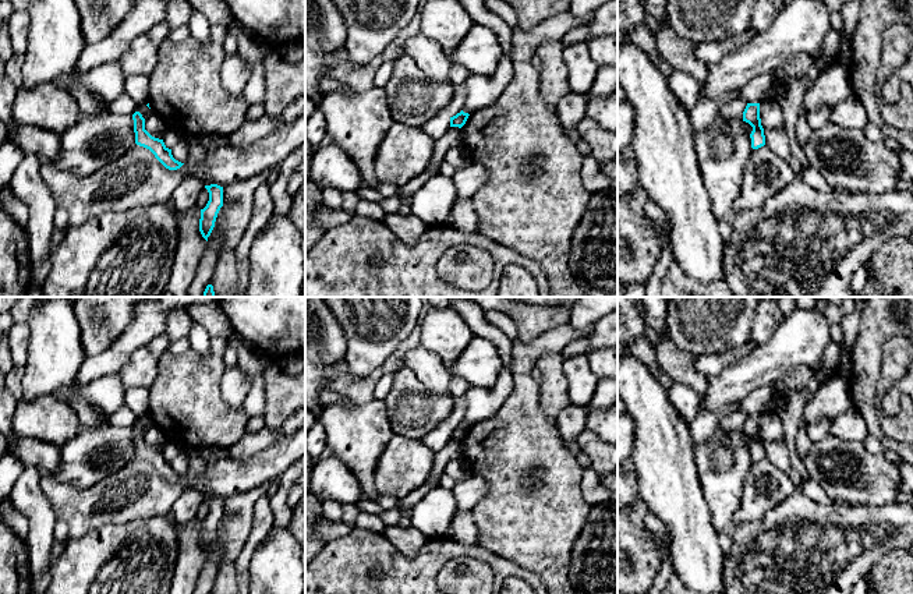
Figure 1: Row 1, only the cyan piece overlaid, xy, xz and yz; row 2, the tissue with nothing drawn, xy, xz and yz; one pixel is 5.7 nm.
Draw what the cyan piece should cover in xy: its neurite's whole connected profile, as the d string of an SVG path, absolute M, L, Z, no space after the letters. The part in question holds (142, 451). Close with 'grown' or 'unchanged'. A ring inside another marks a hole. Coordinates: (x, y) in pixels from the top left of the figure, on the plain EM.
M139 424L132 427L132 432L137 457L149 462L155 470L169 482L177 482L184 477L173 470L171 462L164 457L163 452L152 449L145 442L145 431Z | unchanged

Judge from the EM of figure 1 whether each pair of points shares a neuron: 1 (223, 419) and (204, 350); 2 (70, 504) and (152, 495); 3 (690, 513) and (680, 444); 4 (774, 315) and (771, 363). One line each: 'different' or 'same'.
1: different
2: same
3: same
4: different

